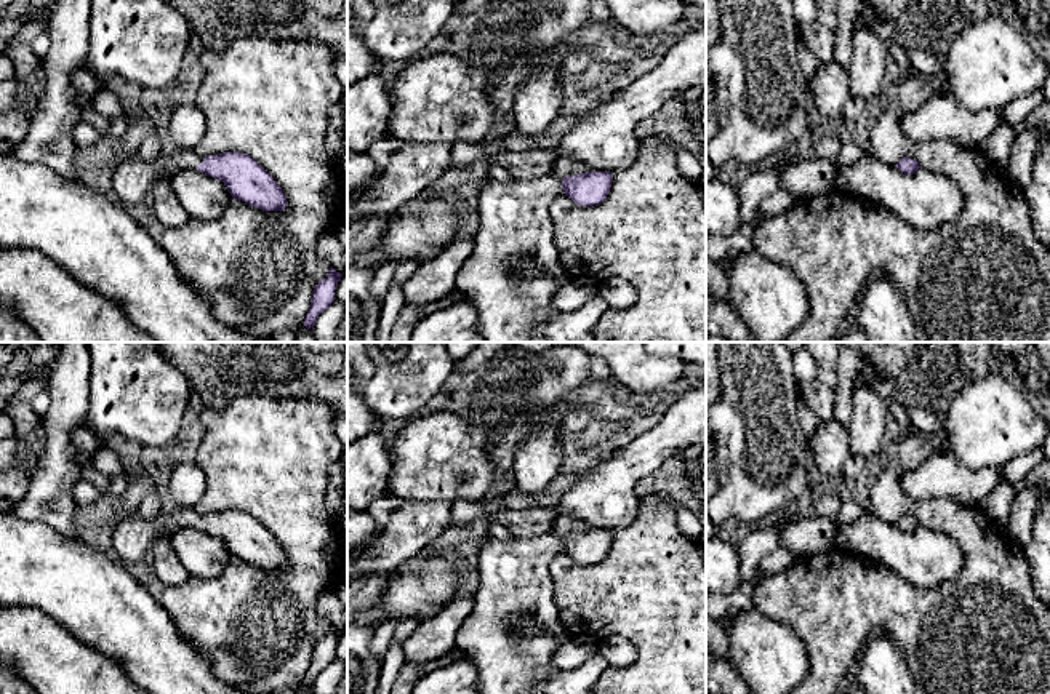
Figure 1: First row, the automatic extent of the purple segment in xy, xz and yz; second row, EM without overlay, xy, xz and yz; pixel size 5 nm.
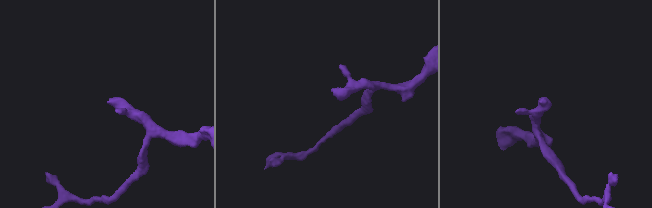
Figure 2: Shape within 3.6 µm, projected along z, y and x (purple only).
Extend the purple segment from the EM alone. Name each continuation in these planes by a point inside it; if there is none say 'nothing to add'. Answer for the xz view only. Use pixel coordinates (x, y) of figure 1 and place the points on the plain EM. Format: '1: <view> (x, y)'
1: xz (516, 581)

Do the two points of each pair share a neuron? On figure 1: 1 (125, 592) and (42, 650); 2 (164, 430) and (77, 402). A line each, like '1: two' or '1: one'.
1: two
2: two

